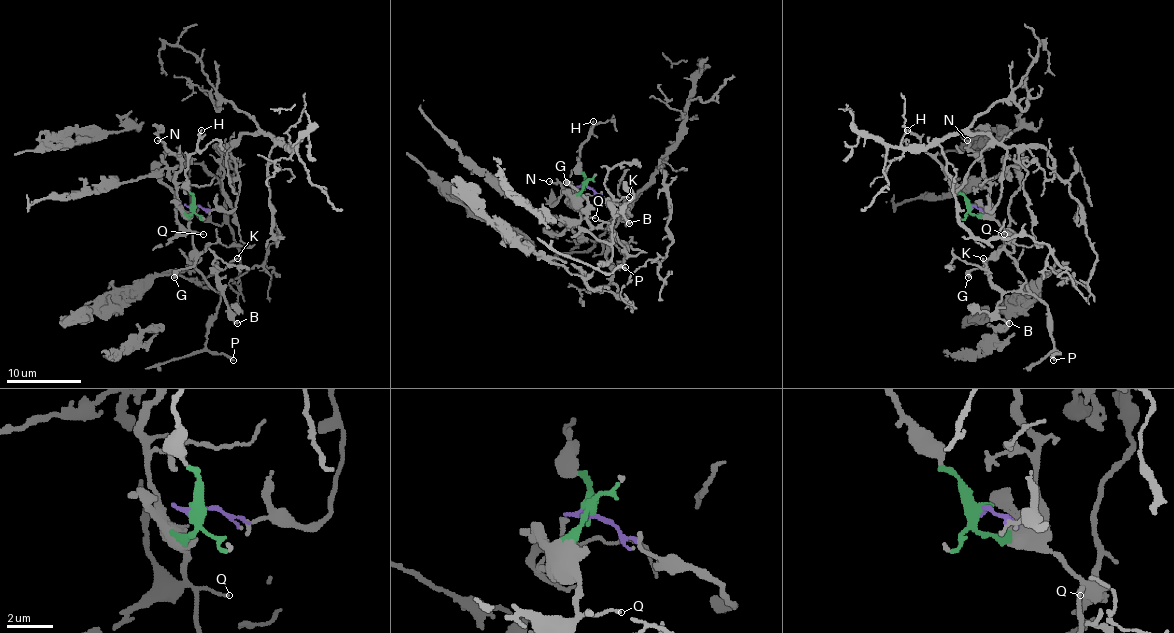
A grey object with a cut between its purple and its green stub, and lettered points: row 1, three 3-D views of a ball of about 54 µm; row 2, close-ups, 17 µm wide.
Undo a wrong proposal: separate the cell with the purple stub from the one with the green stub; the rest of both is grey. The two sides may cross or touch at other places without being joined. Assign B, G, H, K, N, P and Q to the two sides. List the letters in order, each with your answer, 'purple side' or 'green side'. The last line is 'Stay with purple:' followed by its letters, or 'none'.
B: green side
G: green side
H: green side
K: green side
N: green side
P: green side
Q: green side
Stay with purple: none

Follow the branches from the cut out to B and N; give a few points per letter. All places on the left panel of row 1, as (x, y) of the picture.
B: (192, 206), (189, 229), (200, 260), (196, 270), (220, 290), (237, 324)
N: (192, 206), (192, 212), (187, 214), (179, 203), (175, 176), (181, 161), (157, 141)

